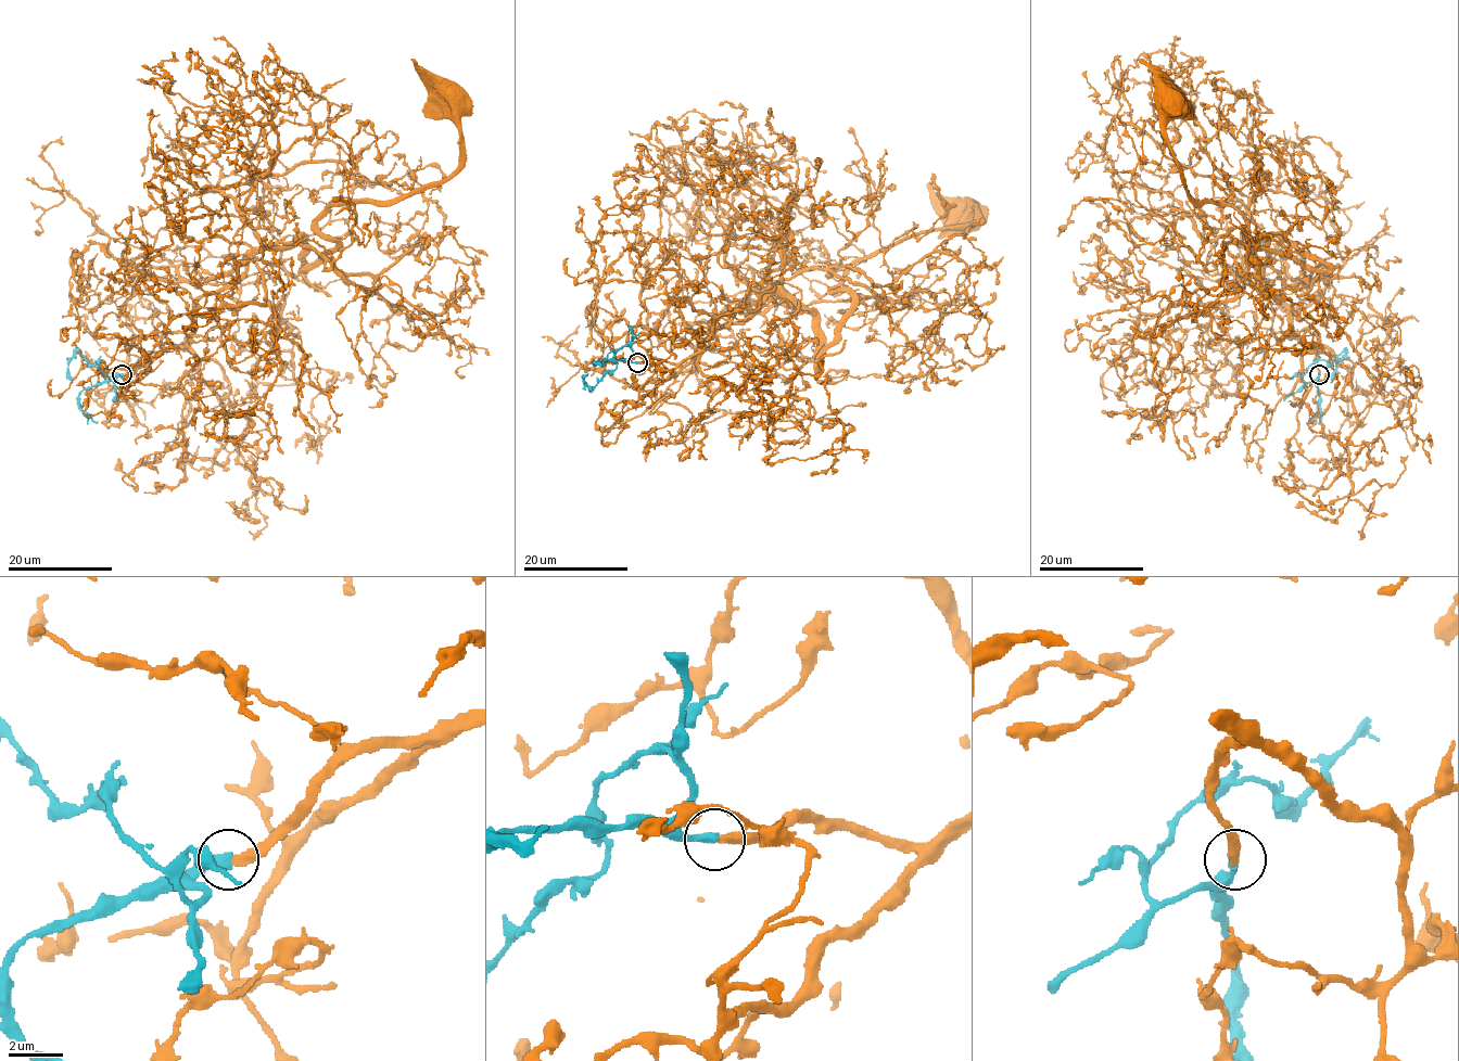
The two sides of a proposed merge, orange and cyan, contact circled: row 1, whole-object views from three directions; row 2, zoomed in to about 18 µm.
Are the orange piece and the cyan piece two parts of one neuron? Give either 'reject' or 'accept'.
accept

